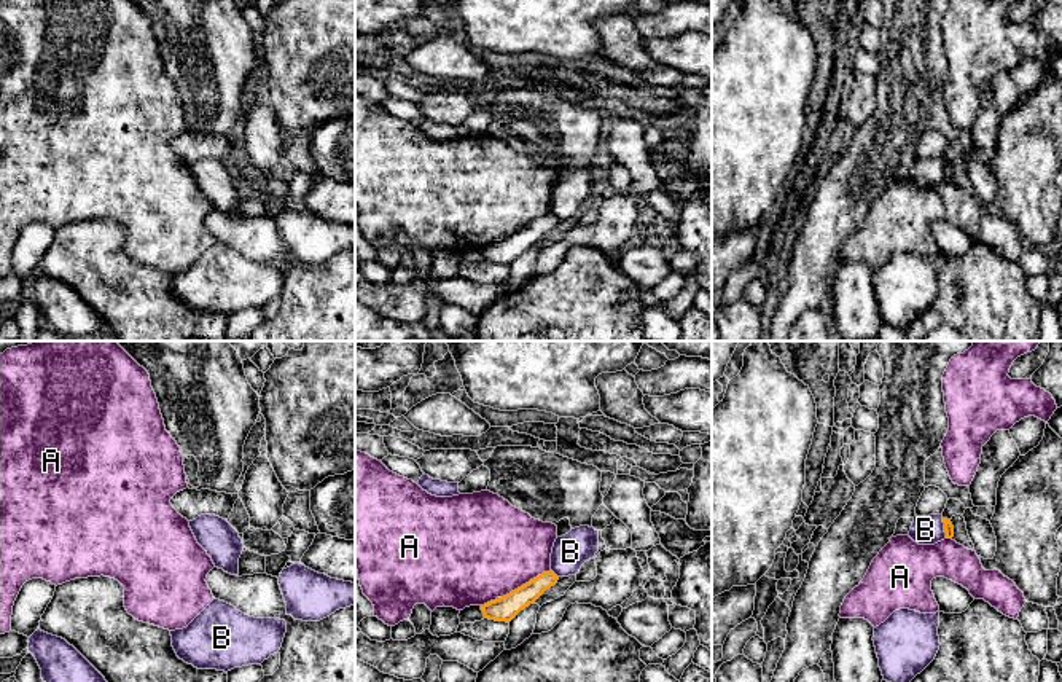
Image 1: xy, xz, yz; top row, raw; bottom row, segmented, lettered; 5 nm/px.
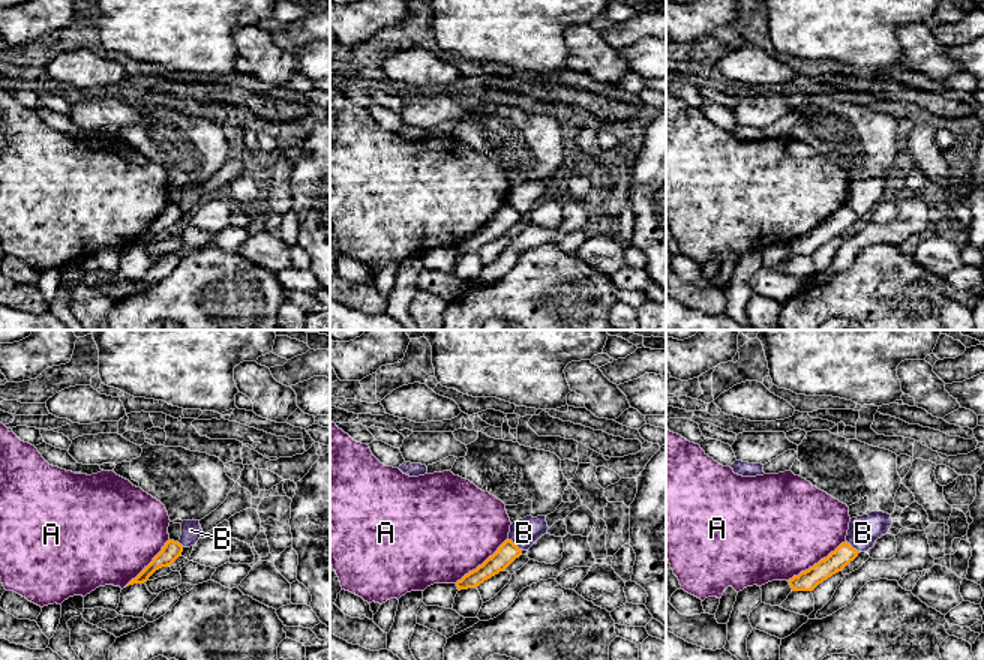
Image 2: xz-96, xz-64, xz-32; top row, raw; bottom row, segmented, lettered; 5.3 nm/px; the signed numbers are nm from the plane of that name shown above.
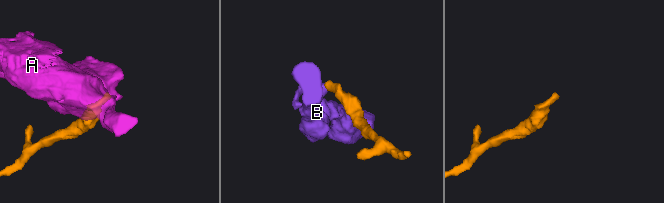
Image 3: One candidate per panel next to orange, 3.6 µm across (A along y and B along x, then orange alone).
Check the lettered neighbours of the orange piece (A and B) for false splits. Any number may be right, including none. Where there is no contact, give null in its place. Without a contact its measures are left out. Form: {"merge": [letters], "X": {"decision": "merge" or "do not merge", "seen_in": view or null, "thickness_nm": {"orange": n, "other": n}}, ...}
{"merge": [], "A": {"decision": "do not merge", "seen_in": "xz", "thickness_nm": {"orange": 130, "other": 500}}, "B": {"decision": "do not merge", "seen_in": "yz", "thickness_nm": {"orange": 50, "other": 140}}}

